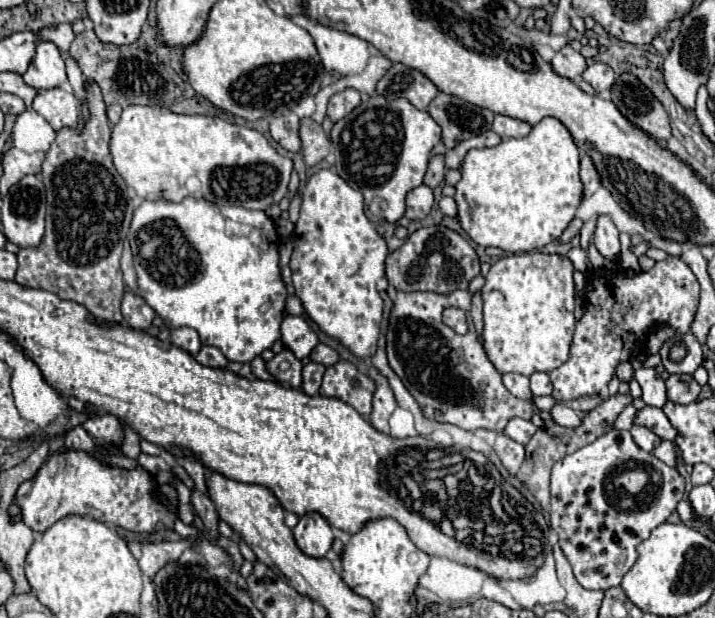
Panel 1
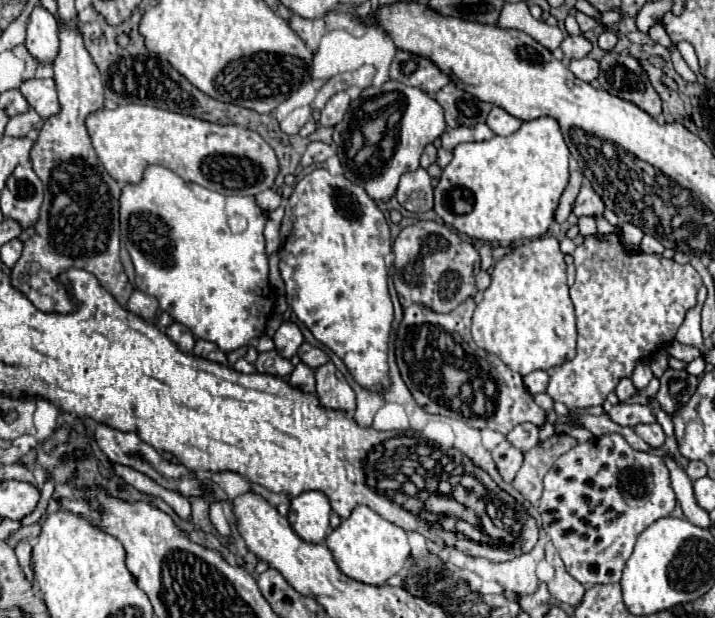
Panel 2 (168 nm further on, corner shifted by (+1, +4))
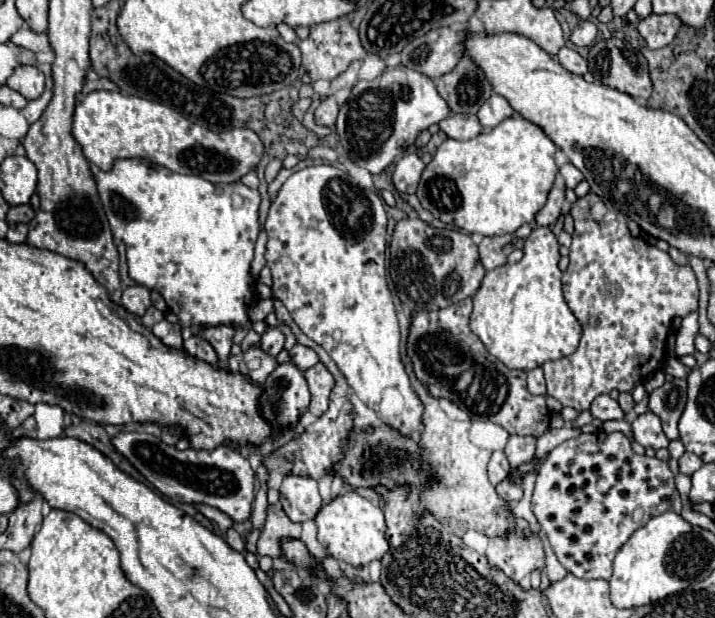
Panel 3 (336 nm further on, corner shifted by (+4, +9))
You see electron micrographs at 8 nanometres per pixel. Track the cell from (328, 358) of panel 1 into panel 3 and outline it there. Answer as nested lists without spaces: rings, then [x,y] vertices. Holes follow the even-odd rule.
[[[293,345],[293,349],[289,351],[289,355],[291,355],[291,363],[297,367],[297,369],[301,369],[301,371],[307,371],[309,367],[313,367],[315,363],[319,363],[319,357],[317,357],[317,353],[313,351],[313,349],[309,349],[309,347],[305,347],[305,345]]]

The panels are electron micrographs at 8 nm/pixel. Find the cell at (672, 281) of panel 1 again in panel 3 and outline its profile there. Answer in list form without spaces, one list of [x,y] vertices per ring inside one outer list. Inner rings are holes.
[[[589,193],[585,197],[579,197],[571,205],[575,231],[573,243],[569,247],[569,267],[563,273],[563,295],[569,309],[583,327],[583,337],[573,355],[557,361],[547,361],[543,365],[547,395],[555,397],[563,407],[573,407],[577,411],[589,409],[591,401],[601,393],[611,393],[613,389],[631,393],[637,383],[643,383],[655,371],[659,371],[665,365],[667,357],[669,325],[675,317],[685,317],[687,313],[697,311],[699,297],[697,279],[689,265],[677,265],[673,263],[669,253],[639,237],[633,237],[627,227],[627,217],[617,209],[609,209],[607,217],[601,223],[593,221],[589,213],[593,201],[597,201],[597,195]]]

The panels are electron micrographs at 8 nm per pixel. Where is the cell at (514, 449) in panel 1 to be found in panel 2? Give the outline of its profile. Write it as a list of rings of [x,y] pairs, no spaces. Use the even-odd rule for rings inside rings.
[[[504,440],[504,442],[500,442],[500,444],[492,450],[492,458],[494,458],[496,466],[498,466],[500,476],[502,476],[506,482],[512,482],[514,476],[516,476],[516,472],[518,472],[520,466],[522,466],[524,454],[522,454],[518,448],[510,446],[508,440]]]

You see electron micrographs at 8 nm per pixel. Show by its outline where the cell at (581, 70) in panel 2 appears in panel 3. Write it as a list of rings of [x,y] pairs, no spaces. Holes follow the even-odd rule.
[[[569,47],[559,49],[557,59],[559,59],[559,63],[561,63],[567,71],[571,71],[571,73],[575,73],[575,75],[585,75],[585,73],[587,73],[587,61],[585,61],[575,49],[569,49]]]

